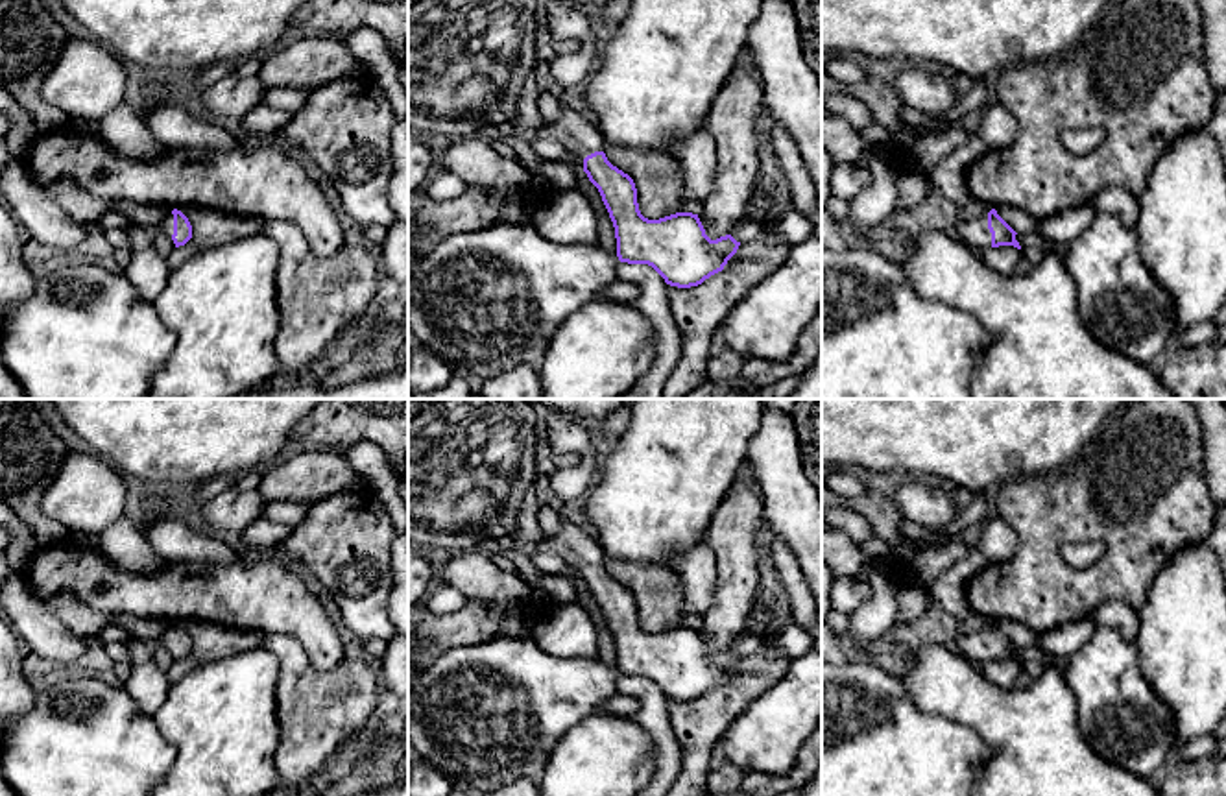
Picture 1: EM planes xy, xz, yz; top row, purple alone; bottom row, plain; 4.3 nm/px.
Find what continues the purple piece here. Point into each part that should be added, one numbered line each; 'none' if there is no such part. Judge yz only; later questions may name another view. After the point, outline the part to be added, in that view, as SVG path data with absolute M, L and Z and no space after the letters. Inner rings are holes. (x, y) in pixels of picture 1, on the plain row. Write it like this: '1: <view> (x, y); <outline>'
1: yz (975, 647); M988 628L977 633L958 633L956 648L964 652L969 659L988 663L992 661L992 646L988 643Z

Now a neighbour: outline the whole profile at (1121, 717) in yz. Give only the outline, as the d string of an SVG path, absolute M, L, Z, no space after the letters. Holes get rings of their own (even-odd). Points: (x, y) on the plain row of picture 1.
M1097 624L1086 645L1069 659L1065 680L1076 694L1084 741L1108 763L1154 781L1174 757L1176 731L1169 706L1143 674L1136 641L1126 641L1112 626Z

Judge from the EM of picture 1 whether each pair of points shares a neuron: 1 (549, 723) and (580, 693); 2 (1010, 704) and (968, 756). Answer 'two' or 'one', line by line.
1: one
2: two

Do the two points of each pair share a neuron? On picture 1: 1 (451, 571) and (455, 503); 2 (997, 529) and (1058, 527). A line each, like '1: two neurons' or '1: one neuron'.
1: two neurons
2: two neurons

